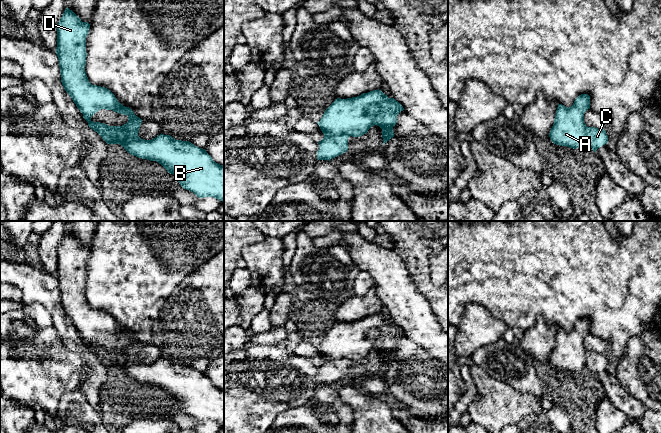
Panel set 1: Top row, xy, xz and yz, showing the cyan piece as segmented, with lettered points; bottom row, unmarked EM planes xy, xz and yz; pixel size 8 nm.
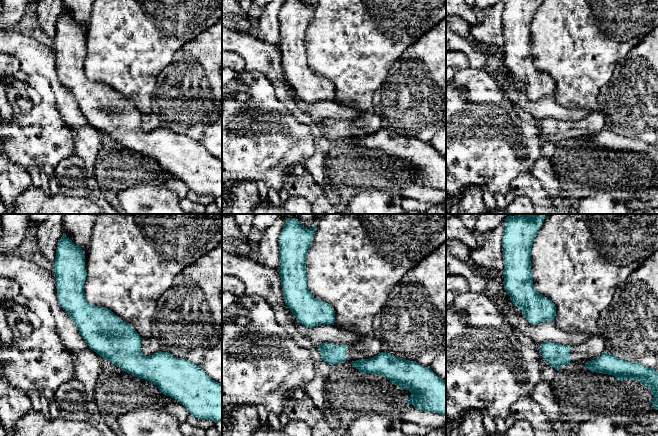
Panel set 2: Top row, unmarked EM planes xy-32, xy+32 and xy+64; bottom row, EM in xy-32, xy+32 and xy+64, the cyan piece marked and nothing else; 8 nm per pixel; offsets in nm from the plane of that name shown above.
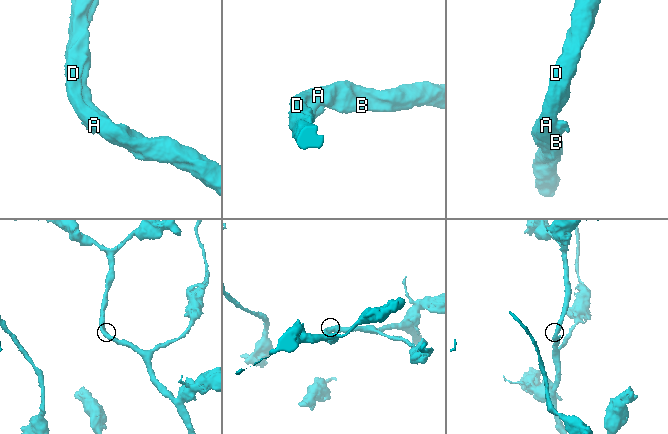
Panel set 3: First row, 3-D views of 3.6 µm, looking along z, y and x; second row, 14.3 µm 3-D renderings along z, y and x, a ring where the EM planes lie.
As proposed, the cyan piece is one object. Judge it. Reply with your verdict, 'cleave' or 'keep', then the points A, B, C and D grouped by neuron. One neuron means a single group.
cleave; groups A B D / C

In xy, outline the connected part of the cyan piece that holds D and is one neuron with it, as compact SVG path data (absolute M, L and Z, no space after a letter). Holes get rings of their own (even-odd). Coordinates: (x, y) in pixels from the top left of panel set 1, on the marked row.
M67 7L58 23L55 51L62 85L88 126L100 136L111 135L113 130L121 128L125 139L115 144L120 144L133 156L158 162L176 177L182 188L197 197L213 197L224 202L224 165L216 163L205 149L170 135L161 133L152 140L141 139L138 133L142 119L132 109L119 103L109 89L89 82L85 72L89 29L90 24L82 22ZM101 109L127 115L128 122L122 126L93 122L91 117Z

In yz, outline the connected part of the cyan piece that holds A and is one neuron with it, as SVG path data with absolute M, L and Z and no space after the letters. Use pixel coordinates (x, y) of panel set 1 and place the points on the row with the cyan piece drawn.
M588 94L579 95L569 108L558 104L554 124L549 133L551 141L556 145L573 149L586 144L587 126L584 123L584 114L588 109L590 109Z

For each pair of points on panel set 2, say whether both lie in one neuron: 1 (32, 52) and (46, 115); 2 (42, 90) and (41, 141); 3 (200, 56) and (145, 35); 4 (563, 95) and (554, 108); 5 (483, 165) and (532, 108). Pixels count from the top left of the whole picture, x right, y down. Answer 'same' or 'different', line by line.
1: different
2: same
3: different
4: different
5: different

